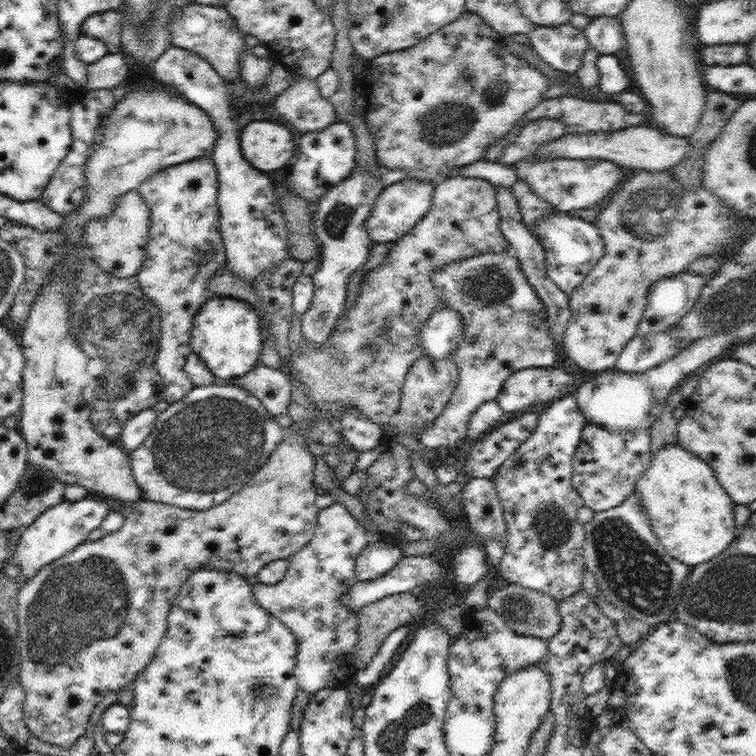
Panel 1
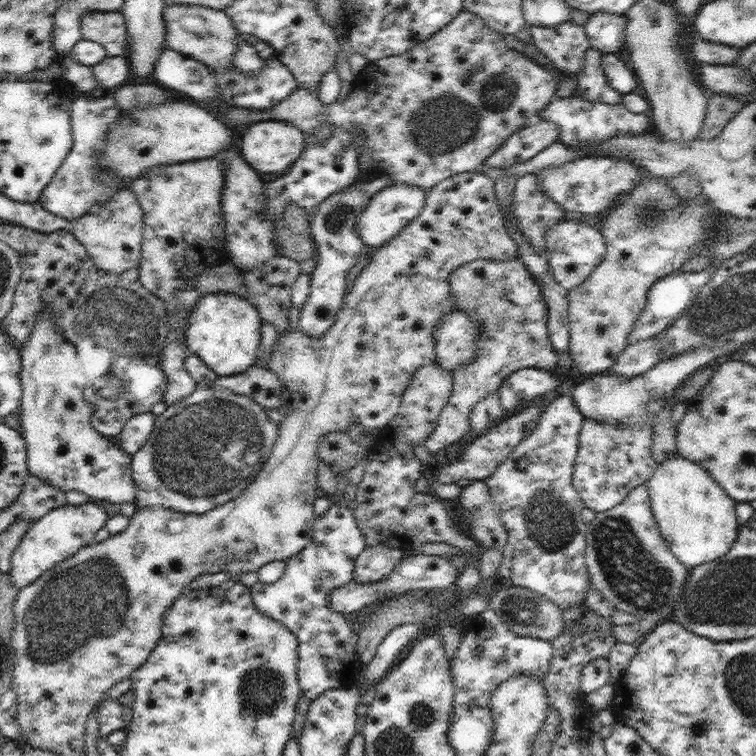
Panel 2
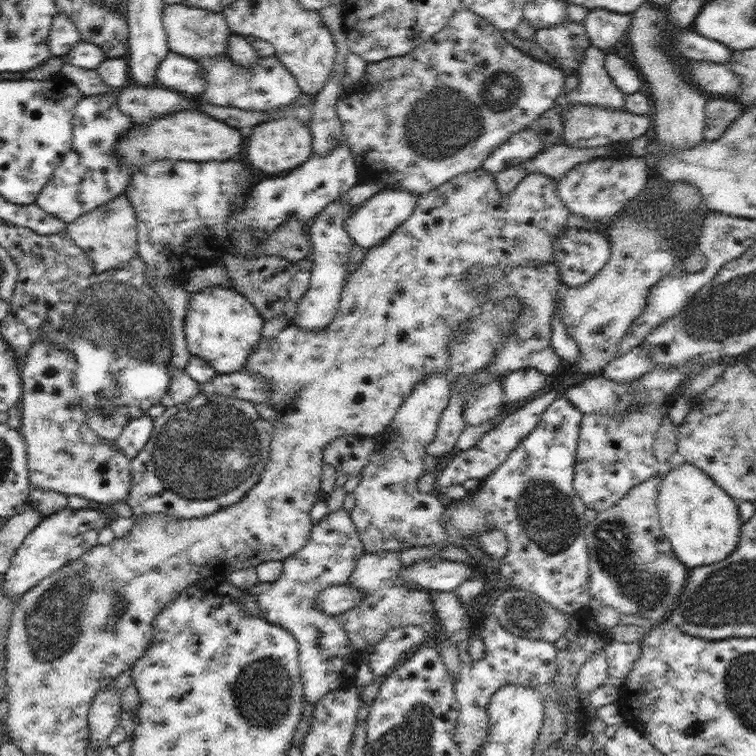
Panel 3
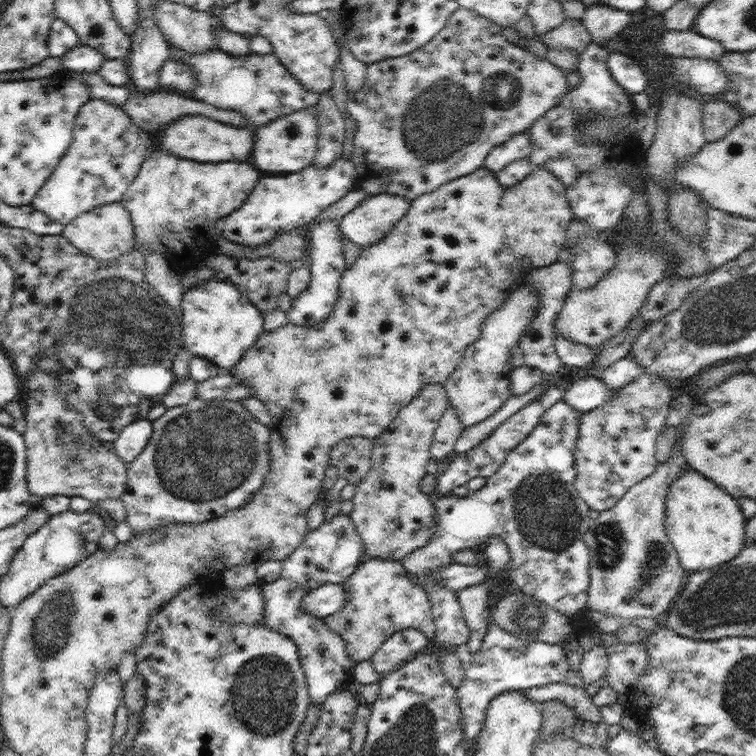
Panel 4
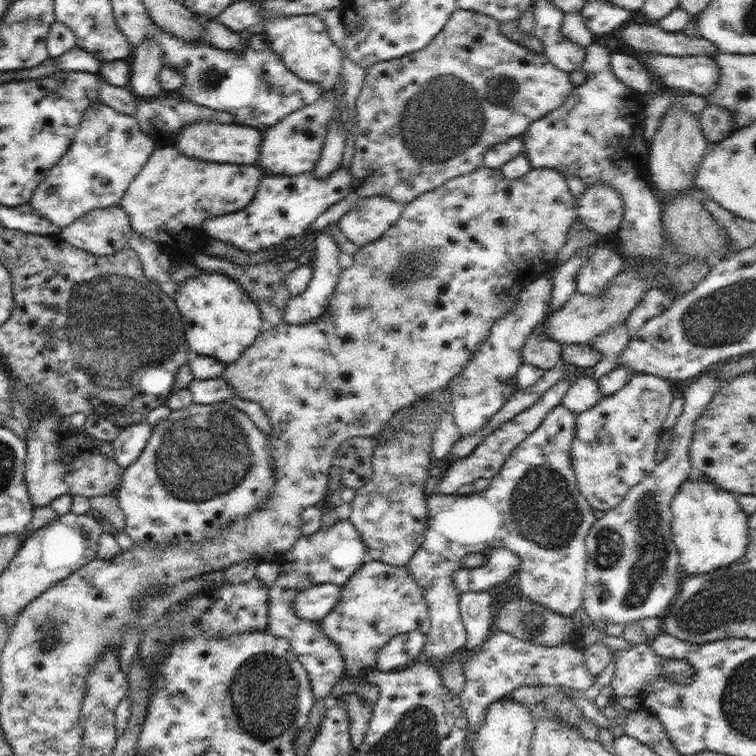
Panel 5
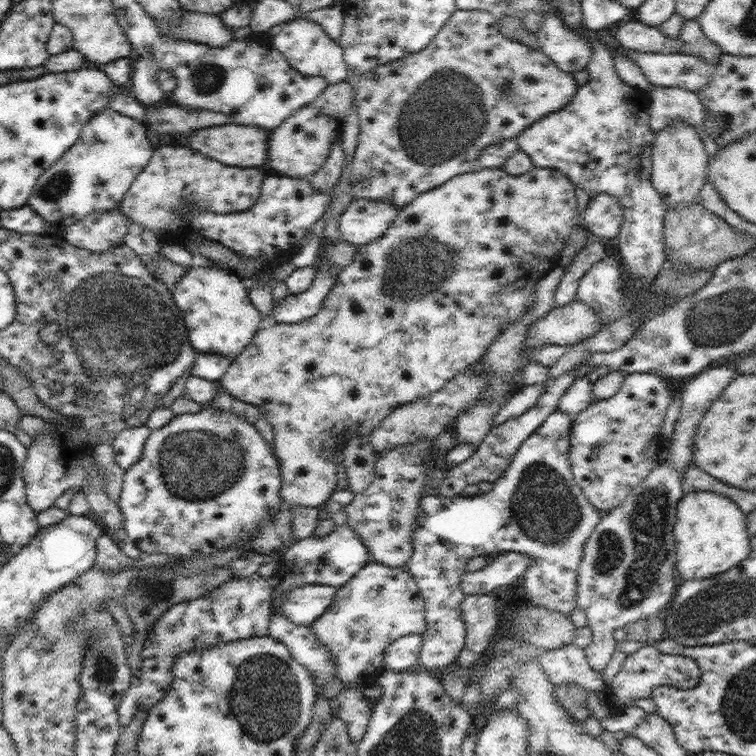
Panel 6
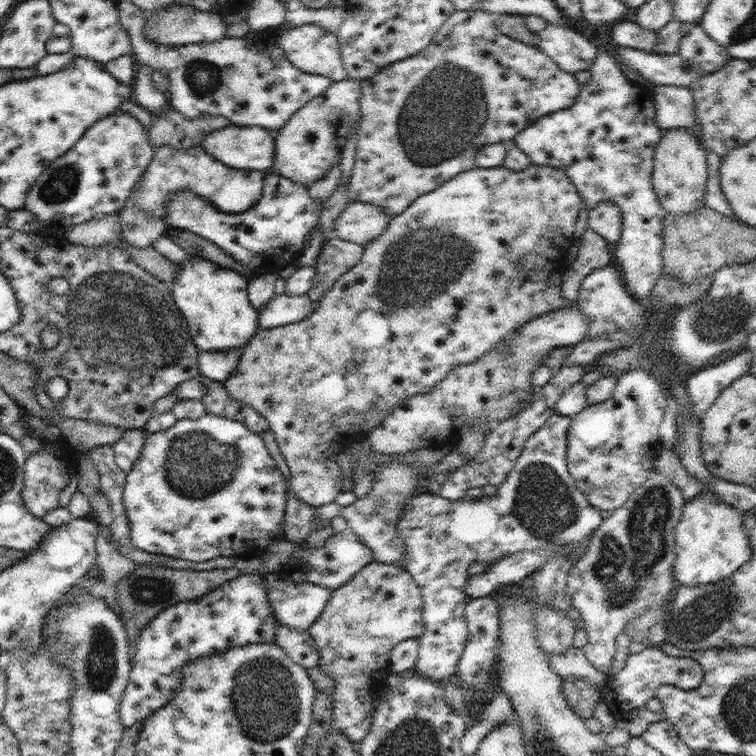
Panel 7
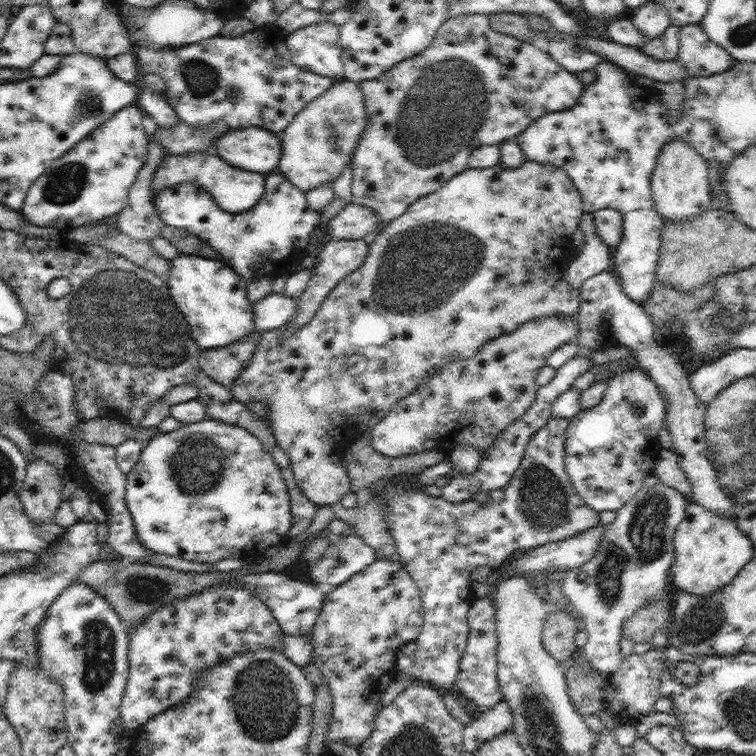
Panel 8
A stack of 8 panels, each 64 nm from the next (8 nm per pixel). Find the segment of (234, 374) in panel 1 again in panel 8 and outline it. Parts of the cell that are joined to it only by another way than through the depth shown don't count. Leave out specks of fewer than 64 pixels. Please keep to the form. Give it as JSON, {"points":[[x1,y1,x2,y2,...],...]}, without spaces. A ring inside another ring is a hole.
{"points":[[182,253,170,260,166,282,172,301,185,316,201,349,230,346,255,331,252,304,246,296,248,282,226,262]]}

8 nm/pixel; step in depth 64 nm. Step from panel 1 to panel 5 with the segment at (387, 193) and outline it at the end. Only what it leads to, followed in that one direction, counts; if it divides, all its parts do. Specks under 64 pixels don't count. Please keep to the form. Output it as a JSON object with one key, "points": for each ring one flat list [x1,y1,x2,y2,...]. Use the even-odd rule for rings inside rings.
{"points":[[382,195,356,197,337,223,348,240,362,247,382,237,400,218,405,205]]}

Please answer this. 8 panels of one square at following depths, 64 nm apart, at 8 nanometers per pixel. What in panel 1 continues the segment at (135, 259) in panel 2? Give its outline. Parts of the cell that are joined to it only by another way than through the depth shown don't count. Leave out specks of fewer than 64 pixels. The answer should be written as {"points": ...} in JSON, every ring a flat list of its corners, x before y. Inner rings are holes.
{"points":[[130,190,124,196,120,196,120,200,114,206,114,212,108,214,106,218,96,218,92,222,88,222,84,226,84,239,91,254,91,258,100,268,111,274,114,278,130,278,137,274,146,258,146,246,148,246,148,232,150,232,150,207,146,203,146,199,138,190]]}

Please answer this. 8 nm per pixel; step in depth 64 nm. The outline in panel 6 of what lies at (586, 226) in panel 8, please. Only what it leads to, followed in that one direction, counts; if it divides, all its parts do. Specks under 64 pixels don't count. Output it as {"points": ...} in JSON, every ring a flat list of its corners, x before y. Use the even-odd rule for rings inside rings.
{"points":[[588,233,588,240,584,248,580,249,575,255,569,267,566,267,564,276,560,279,560,284,555,292,555,306,566,306,577,298,578,283,584,273,592,267,592,264,606,257,606,245,602,238]]}

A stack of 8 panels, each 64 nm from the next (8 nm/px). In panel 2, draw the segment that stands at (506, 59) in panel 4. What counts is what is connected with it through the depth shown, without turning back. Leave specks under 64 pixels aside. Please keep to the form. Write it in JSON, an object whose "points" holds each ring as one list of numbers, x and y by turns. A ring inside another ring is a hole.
{"points":[[464,9,438,33,435,33,424,42,419,42,410,50,399,55,388,55,376,61,370,61,356,78,354,88,352,92,350,92,350,96,348,96,344,102,336,101,332,104,324,105,324,103,320,101,316,89,310,90,308,87,304,87,304,85,302,85,302,87,297,85,296,89,294,89,288,97,282,99,276,106,270,107,270,110,266,109,264,112,259,110,253,113,248,108,225,105,220,108,219,118,223,118,227,124,232,124,234,127,245,126,245,128,248,128,248,125,252,125,252,123,257,121,287,121,292,122,296,128,300,128,306,135,314,132,318,126,322,126,322,124,326,124,326,122,328,122,328,124,334,124,334,127,344,127,344,129,348,129,348,131,352,133,352,140,355,144,358,144,358,141,360,141,360,143,366,143,366,145,368,145,368,151,370,151,370,157,372,157,372,161,375,163,378,176,390,176,392,184,408,183,430,190,433,186,436,186,436,184,455,174,478,170,482,166,482,163,484,164,487,158,492,156,492,153,496,152,498,147,502,145,509,136,512,136,515,132,519,132,522,127,526,126,526,122,528,122,529,118,538,114,540,109,544,109,544,107,552,101,552,98,557,96,557,75,558,71,548,70,548,68,536,64,536,62,530,60,522,53,512,50,512,48,507,46,504,35,491,30,480,16]]}

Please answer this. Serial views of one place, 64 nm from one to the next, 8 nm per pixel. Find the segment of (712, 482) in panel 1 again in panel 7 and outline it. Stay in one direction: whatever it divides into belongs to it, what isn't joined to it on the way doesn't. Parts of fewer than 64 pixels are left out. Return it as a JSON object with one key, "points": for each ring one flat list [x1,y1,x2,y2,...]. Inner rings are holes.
{"points":[[698,495,686,501,682,517,675,528,675,580,685,585,705,585,718,582,738,570,752,557,752,547,744,530,743,515,730,504]]}

